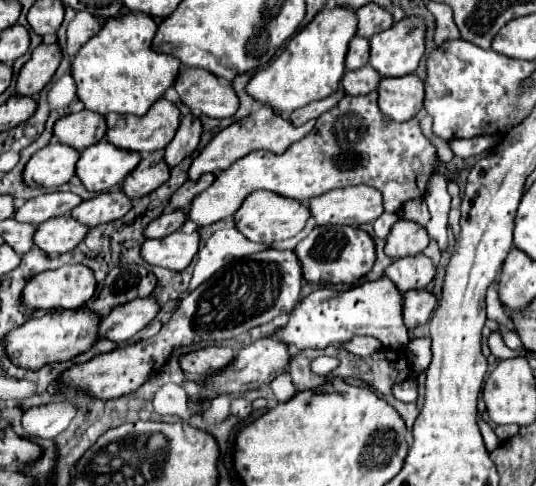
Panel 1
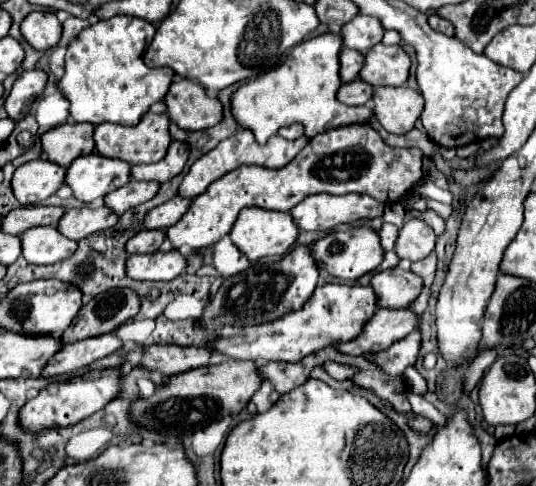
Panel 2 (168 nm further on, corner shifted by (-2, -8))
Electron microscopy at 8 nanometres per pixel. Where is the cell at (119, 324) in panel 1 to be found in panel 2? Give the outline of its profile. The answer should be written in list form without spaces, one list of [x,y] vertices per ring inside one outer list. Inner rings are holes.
[[[103,334],[91,340],[81,340],[79,344],[71,344],[67,348],[59,348],[59,352],[51,356],[47,366],[43,368],[41,378],[69,374],[71,370],[79,370],[99,358],[117,352],[121,346],[121,340],[117,340],[113,334]]]

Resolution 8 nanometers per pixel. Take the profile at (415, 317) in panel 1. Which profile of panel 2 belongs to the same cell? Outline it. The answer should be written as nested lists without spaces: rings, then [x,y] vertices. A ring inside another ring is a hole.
[[[377,310],[375,316],[363,326],[361,334],[349,342],[339,342],[335,348],[341,354],[361,356],[363,352],[379,352],[401,340],[419,324],[419,316],[409,310]]]

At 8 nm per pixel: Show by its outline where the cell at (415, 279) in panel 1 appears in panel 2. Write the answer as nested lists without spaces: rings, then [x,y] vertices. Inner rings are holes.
[[[391,268],[377,272],[371,278],[371,288],[377,296],[377,308],[407,308],[421,292],[421,278],[411,270]]]

